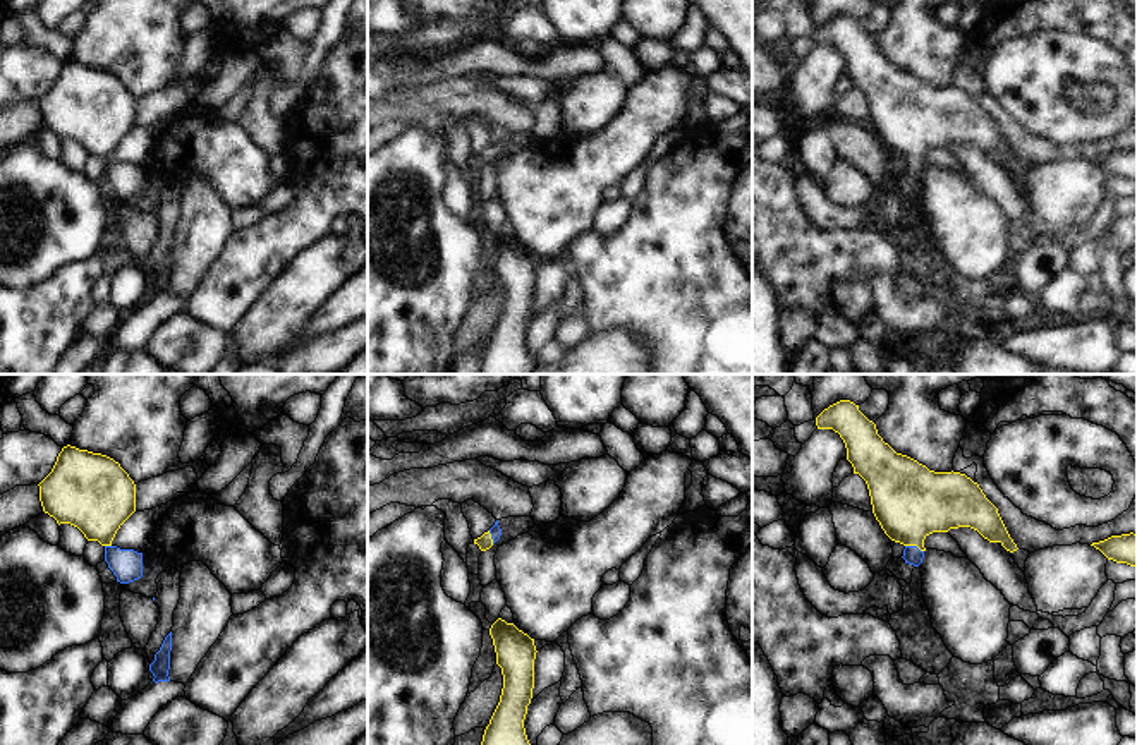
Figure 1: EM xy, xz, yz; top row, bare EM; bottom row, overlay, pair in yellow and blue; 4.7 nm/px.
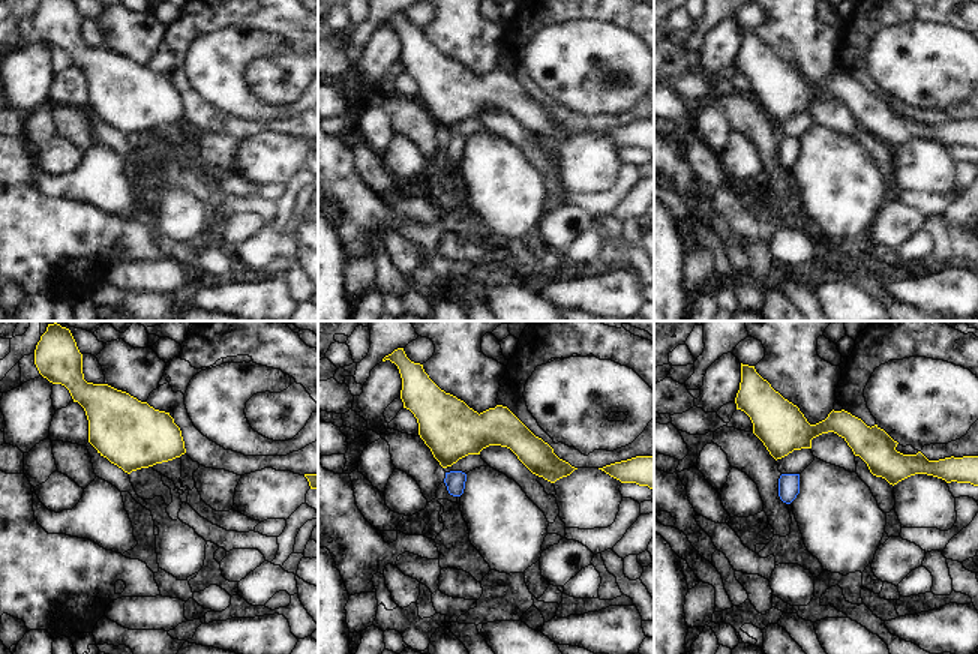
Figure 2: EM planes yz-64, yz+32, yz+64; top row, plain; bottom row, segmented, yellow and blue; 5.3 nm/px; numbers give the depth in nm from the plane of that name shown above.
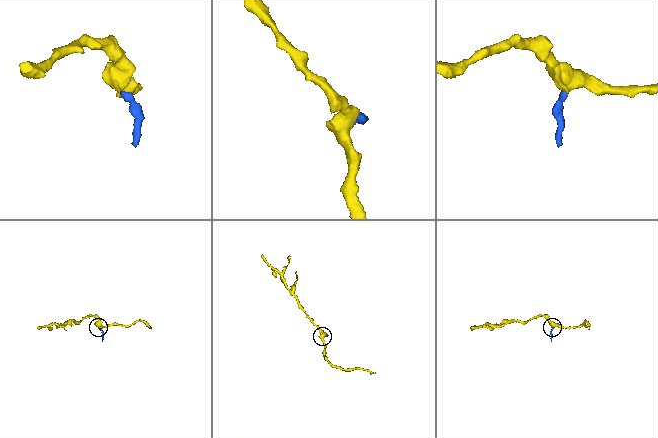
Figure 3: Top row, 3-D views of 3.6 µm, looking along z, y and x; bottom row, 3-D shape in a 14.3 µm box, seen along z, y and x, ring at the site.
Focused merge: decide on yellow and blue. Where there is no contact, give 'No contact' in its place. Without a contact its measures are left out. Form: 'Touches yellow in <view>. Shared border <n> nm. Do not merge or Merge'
Touches yellow in yz. Shared border 90 nm. Merge

